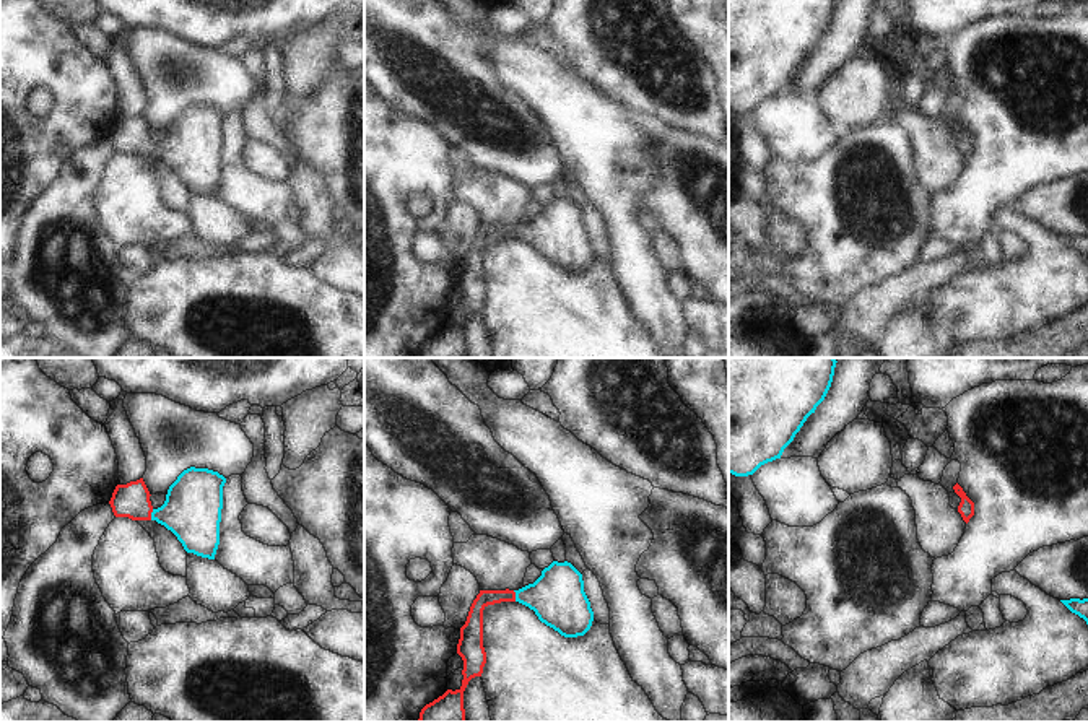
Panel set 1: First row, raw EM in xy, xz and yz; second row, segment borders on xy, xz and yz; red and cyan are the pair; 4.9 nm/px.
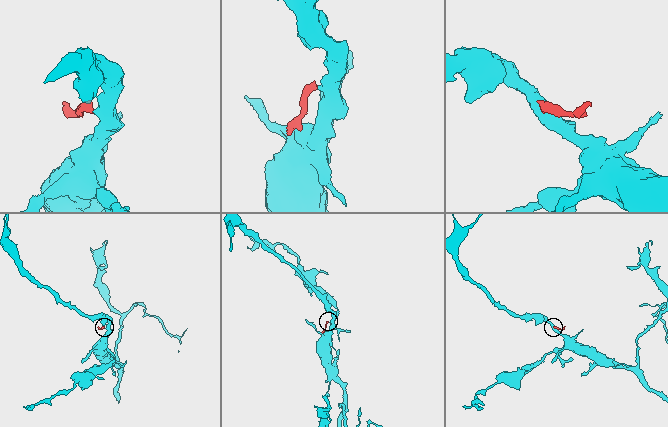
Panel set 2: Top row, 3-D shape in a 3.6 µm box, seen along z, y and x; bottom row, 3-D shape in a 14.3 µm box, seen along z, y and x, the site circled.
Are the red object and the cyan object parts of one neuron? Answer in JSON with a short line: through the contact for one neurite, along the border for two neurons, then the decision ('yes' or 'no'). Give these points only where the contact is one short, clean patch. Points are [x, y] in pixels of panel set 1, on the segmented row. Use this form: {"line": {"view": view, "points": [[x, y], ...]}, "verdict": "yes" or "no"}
{"line": {"view": "xy", "points": [[132, 500], [150, 514], [181, 514], [192, 509]]}, "verdict": "yes"}

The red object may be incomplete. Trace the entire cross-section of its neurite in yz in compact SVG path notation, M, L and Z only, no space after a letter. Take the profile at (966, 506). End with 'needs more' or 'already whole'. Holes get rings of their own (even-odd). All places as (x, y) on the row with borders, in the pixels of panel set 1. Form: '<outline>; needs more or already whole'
M958 483L953 486L953 489L961 498L958 512L961 514L963 520L968 524L969 519L974 515L974 502L966 496L966 493Z; already whole

